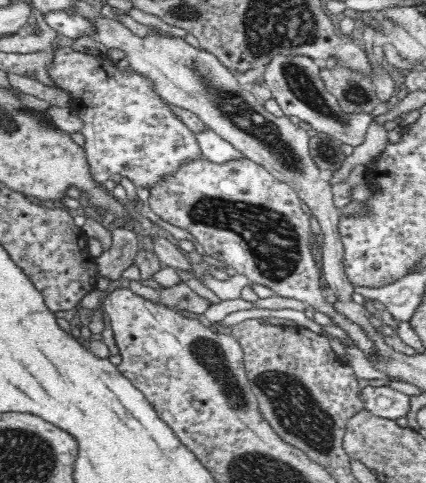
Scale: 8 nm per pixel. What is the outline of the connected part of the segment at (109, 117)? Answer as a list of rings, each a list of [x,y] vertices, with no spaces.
[[[70,47],[59,48],[54,52],[55,58],[50,66],[52,79],[71,95],[72,110],[82,118],[84,126],[81,133],[86,139],[85,149],[90,171],[94,179],[104,185],[106,180],[118,172],[124,175],[136,186],[147,186],[148,189],[162,176],[173,173],[184,160],[200,158],[202,152],[194,138],[193,131],[184,122],[171,113],[166,101],[160,99],[152,91],[152,83],[144,77],[138,77],[134,70],[119,73],[117,64],[107,55],[90,57],[72,51]]]

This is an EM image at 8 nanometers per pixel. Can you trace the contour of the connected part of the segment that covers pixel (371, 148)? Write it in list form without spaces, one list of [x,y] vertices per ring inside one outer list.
[[[372,121],[370,126],[367,128],[363,144],[353,148],[353,154],[348,156],[346,158],[346,164],[344,164],[336,174],[333,174],[330,183],[334,184],[346,179],[354,165],[363,164],[368,166],[373,163],[373,161],[378,158],[384,150],[386,150],[388,144],[387,131],[383,126]]]

